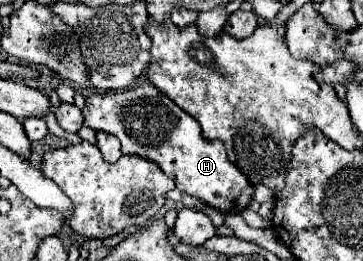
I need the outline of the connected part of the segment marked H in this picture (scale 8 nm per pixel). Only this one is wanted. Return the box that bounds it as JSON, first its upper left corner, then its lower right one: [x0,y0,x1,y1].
[83,83,253,213]

